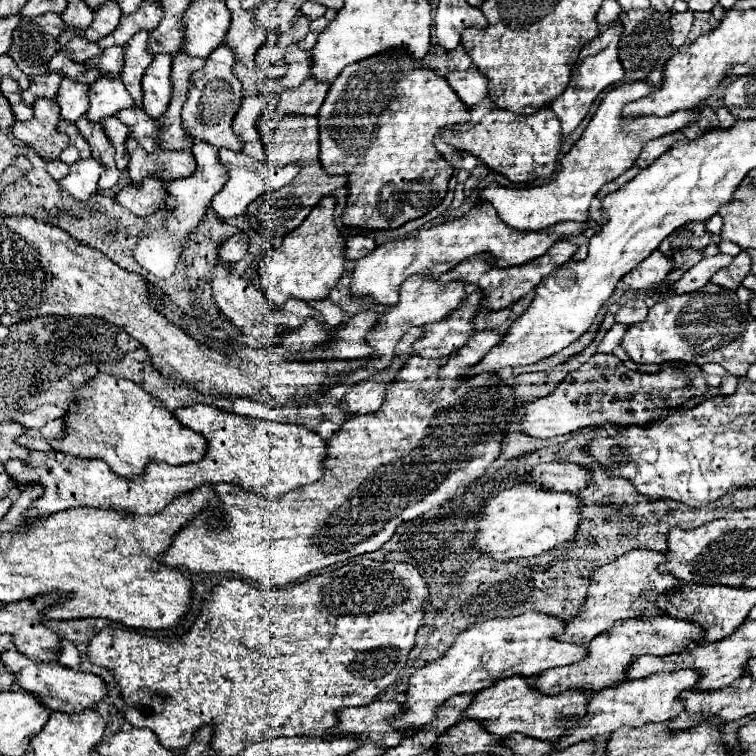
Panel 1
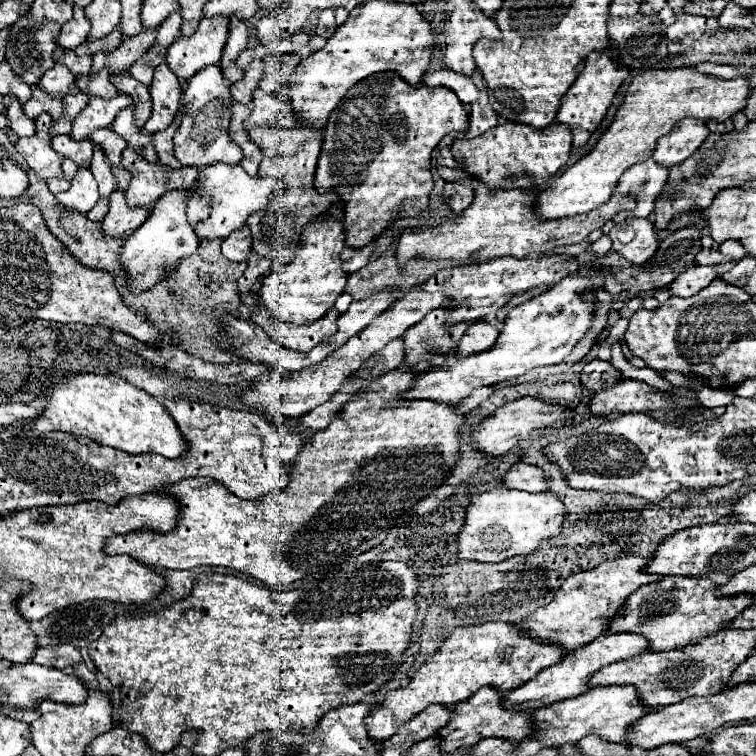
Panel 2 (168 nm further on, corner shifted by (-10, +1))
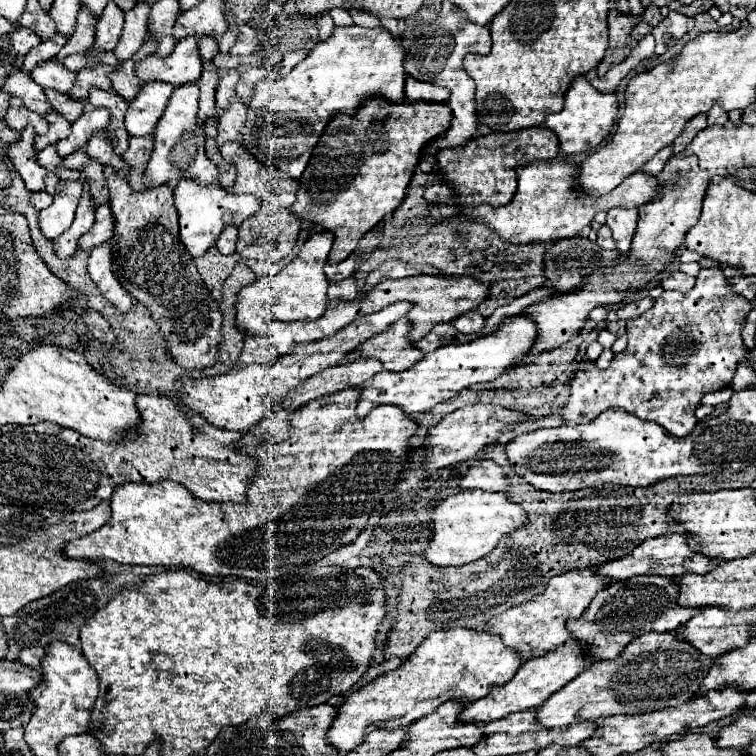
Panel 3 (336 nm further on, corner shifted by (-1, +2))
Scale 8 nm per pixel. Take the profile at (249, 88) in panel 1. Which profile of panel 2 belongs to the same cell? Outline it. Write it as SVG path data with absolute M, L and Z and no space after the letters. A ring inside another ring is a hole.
M246 77L242 79L242 81L238 81L238 83L234 83L232 87L230 87L230 93L232 93L232 99L236 101L236 103L242 103L242 105L248 105L250 101L252 101L252 91L254 91L254 83L250 83Z

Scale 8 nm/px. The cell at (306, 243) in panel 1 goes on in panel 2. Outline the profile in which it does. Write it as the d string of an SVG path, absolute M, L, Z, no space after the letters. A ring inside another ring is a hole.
M328 217L322 221L312 221L302 233L304 245L298 249L294 261L286 265L284 271L270 273L262 281L260 303L266 311L284 323L306 325L322 319L334 305L334 301L344 293L348 275L342 271L340 251L344 249L344 227L340 221Z

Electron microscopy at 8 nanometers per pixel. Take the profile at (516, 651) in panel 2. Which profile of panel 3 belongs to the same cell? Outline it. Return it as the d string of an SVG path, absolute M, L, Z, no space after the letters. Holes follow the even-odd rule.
M473 628L431 632L397 670L377 676L343 700L337 722L333 722L329 732L329 744L339 752L351 752L363 742L367 728L409 726L447 700L461 698L465 702L475 702L489 694L491 688L507 684L521 664L521 654L503 646L497 634Z

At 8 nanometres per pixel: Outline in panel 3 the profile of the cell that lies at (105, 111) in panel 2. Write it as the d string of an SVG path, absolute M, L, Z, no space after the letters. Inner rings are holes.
M89 108L89 110L85 110L85 114L81 114L81 118L73 122L71 134L65 140L55 144L57 152L65 158L73 150L81 148L91 138L93 132L105 128L107 124L109 124L109 110L105 110L105 108Z

